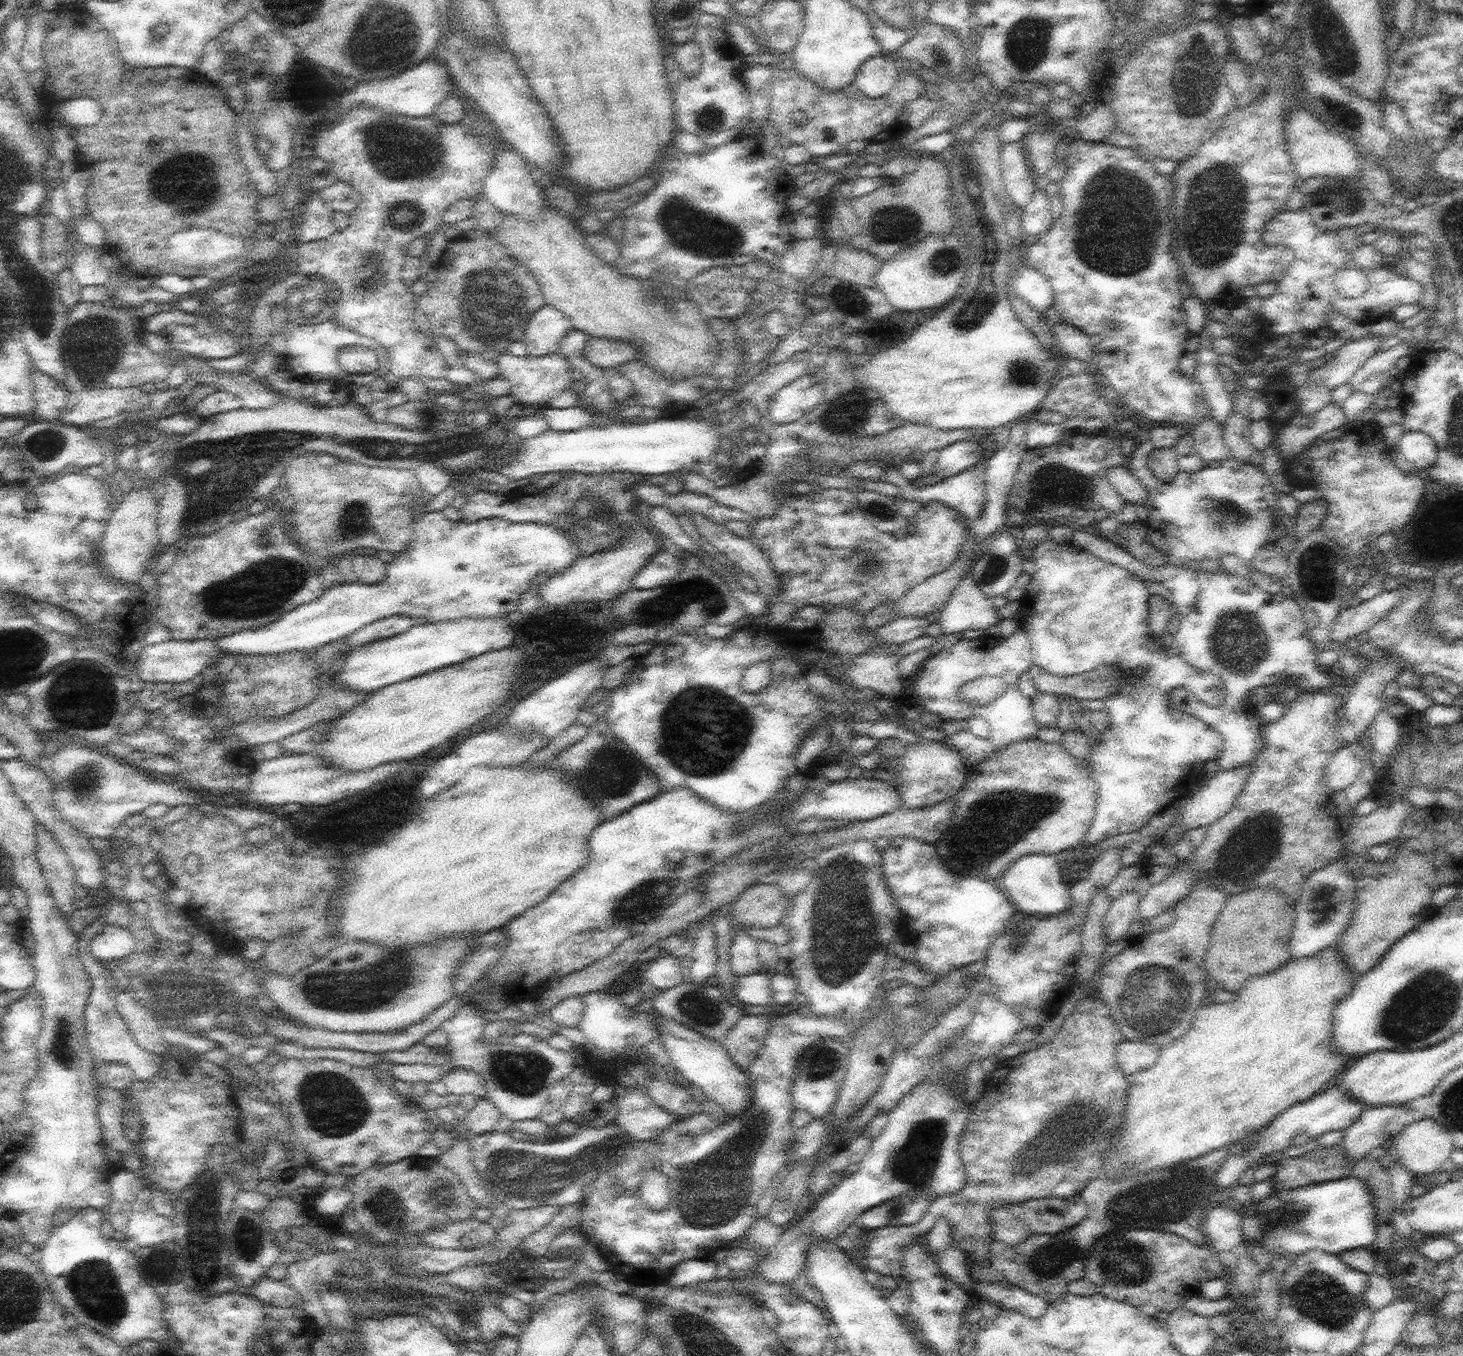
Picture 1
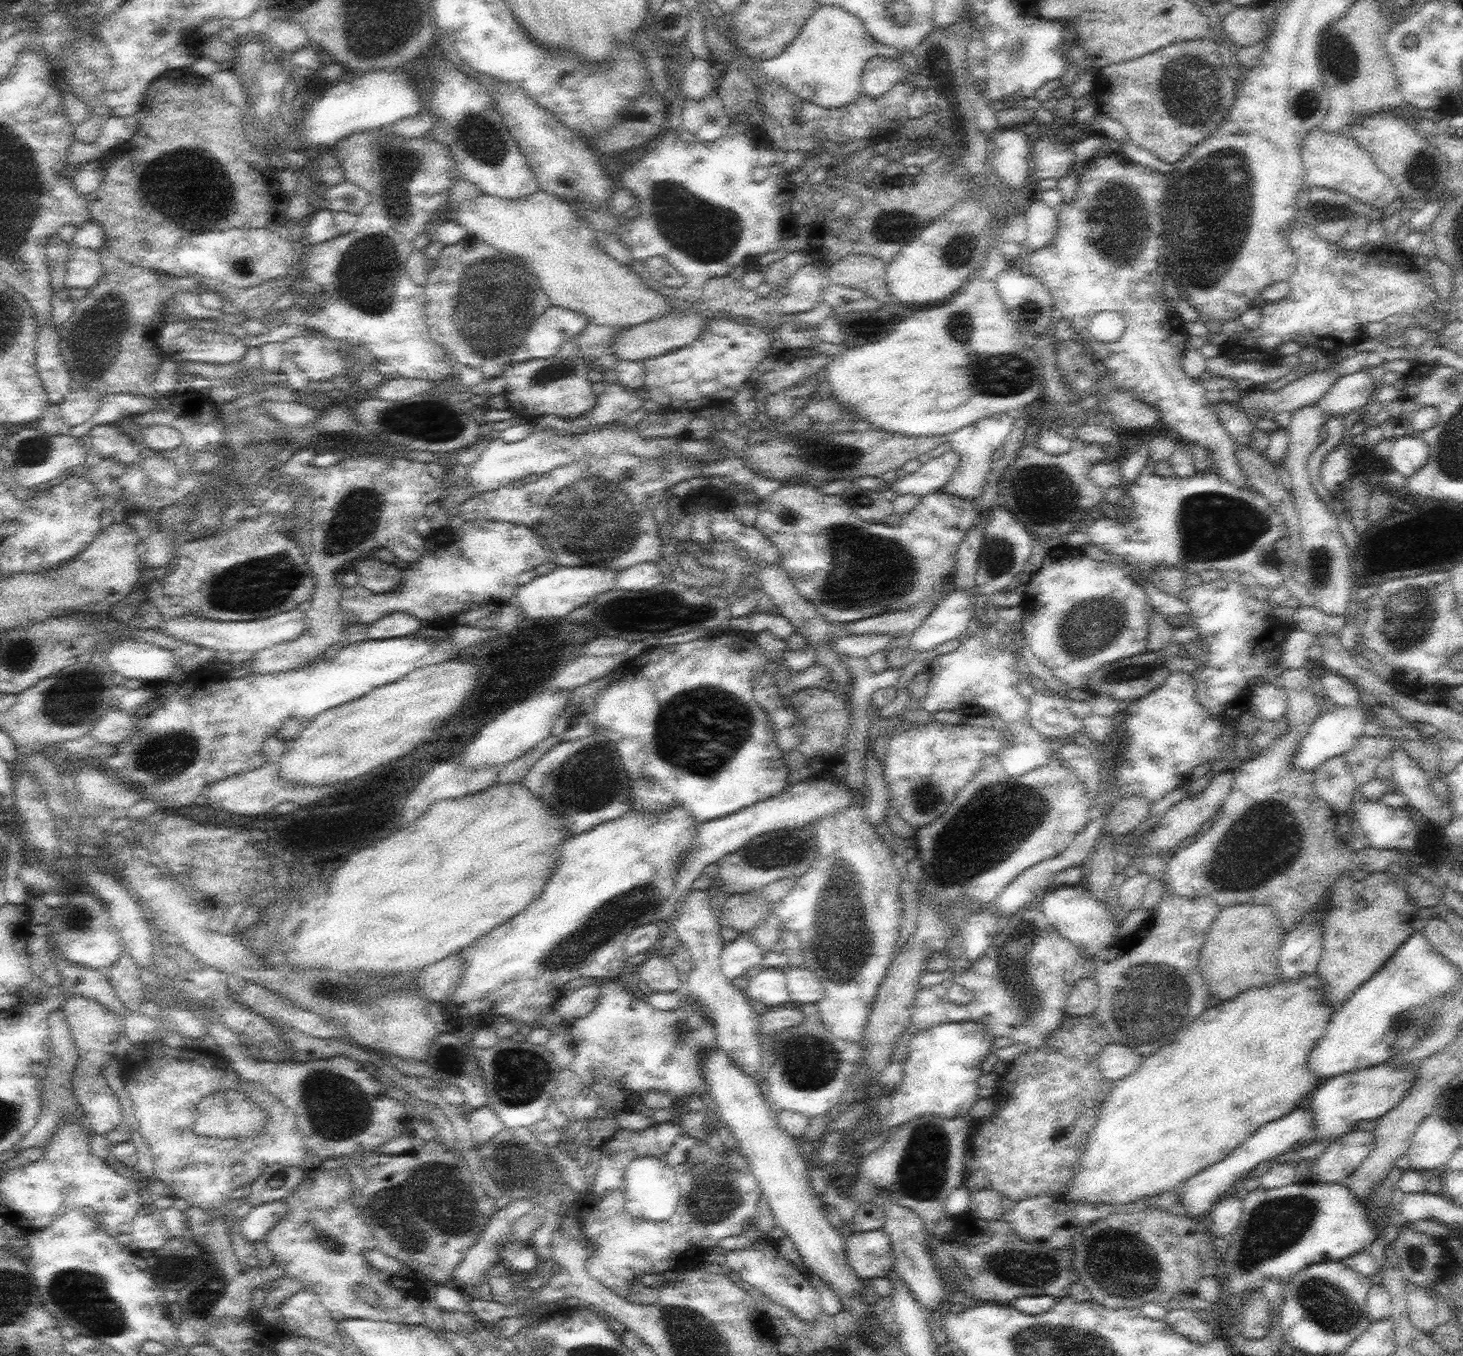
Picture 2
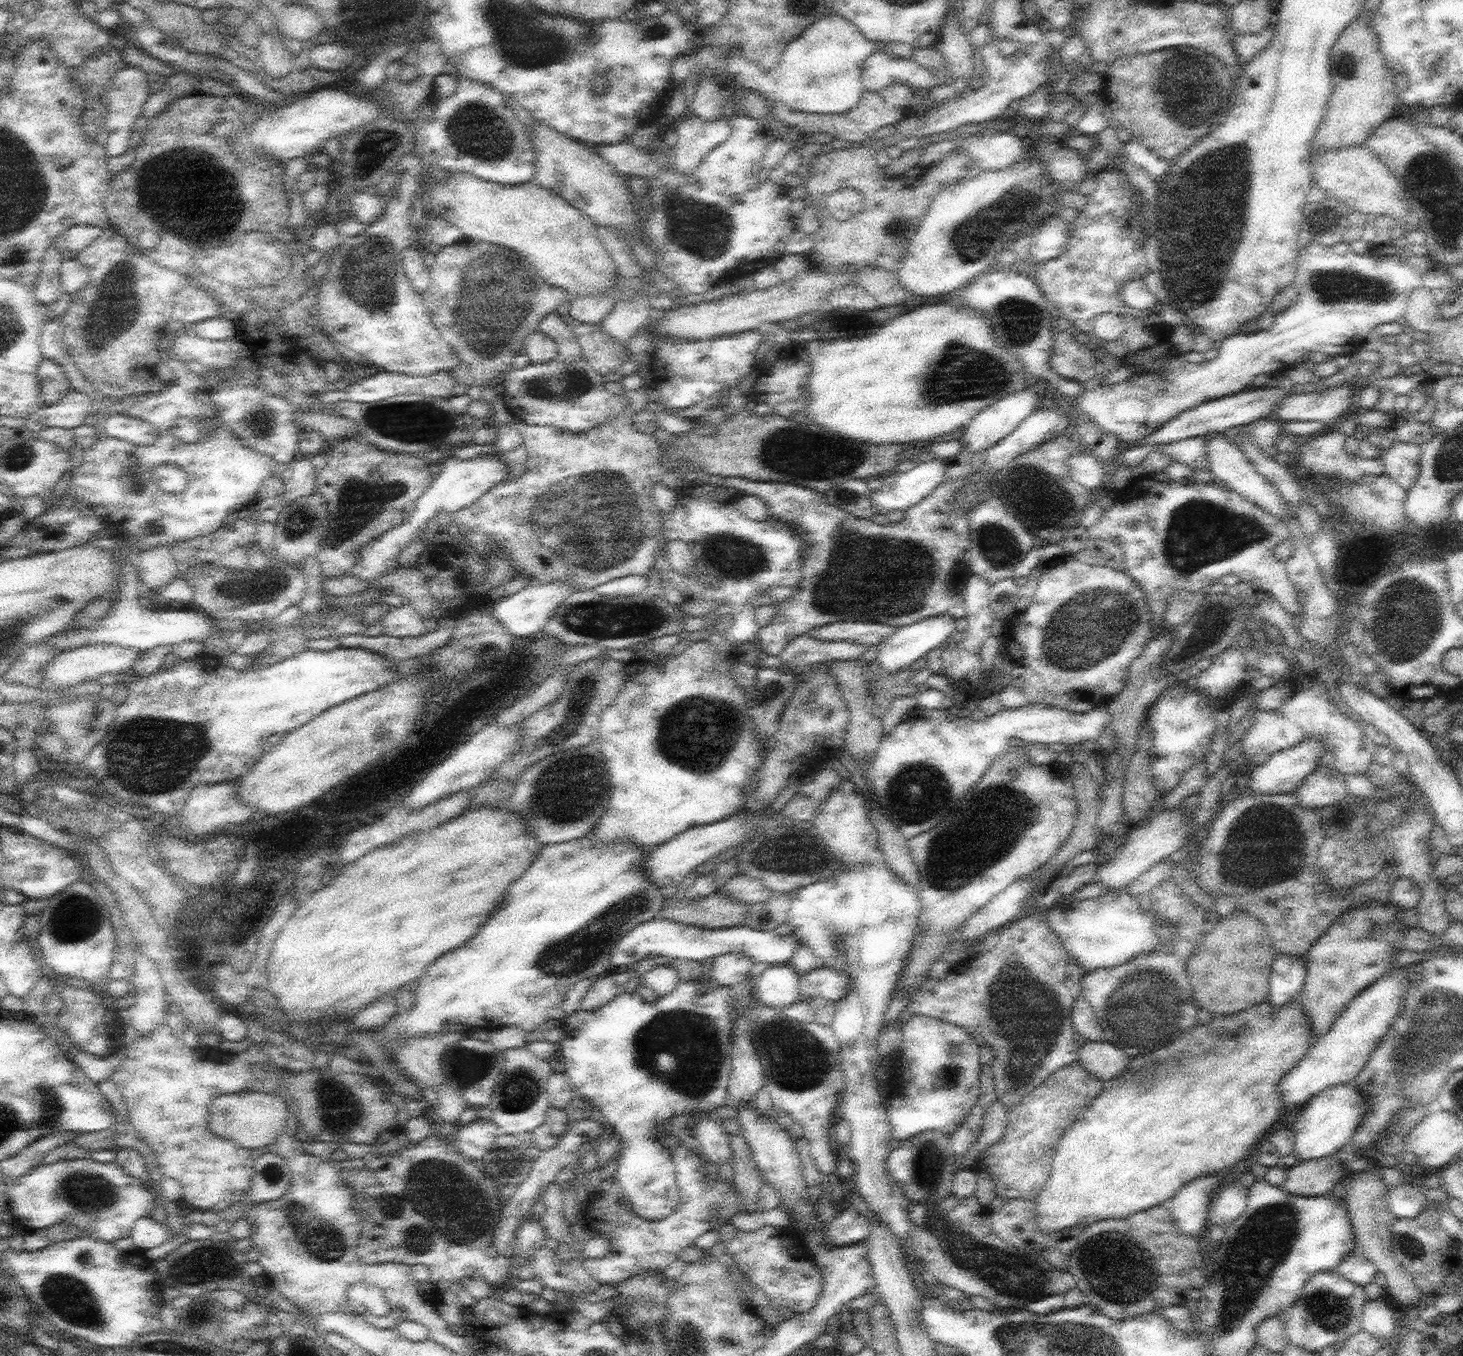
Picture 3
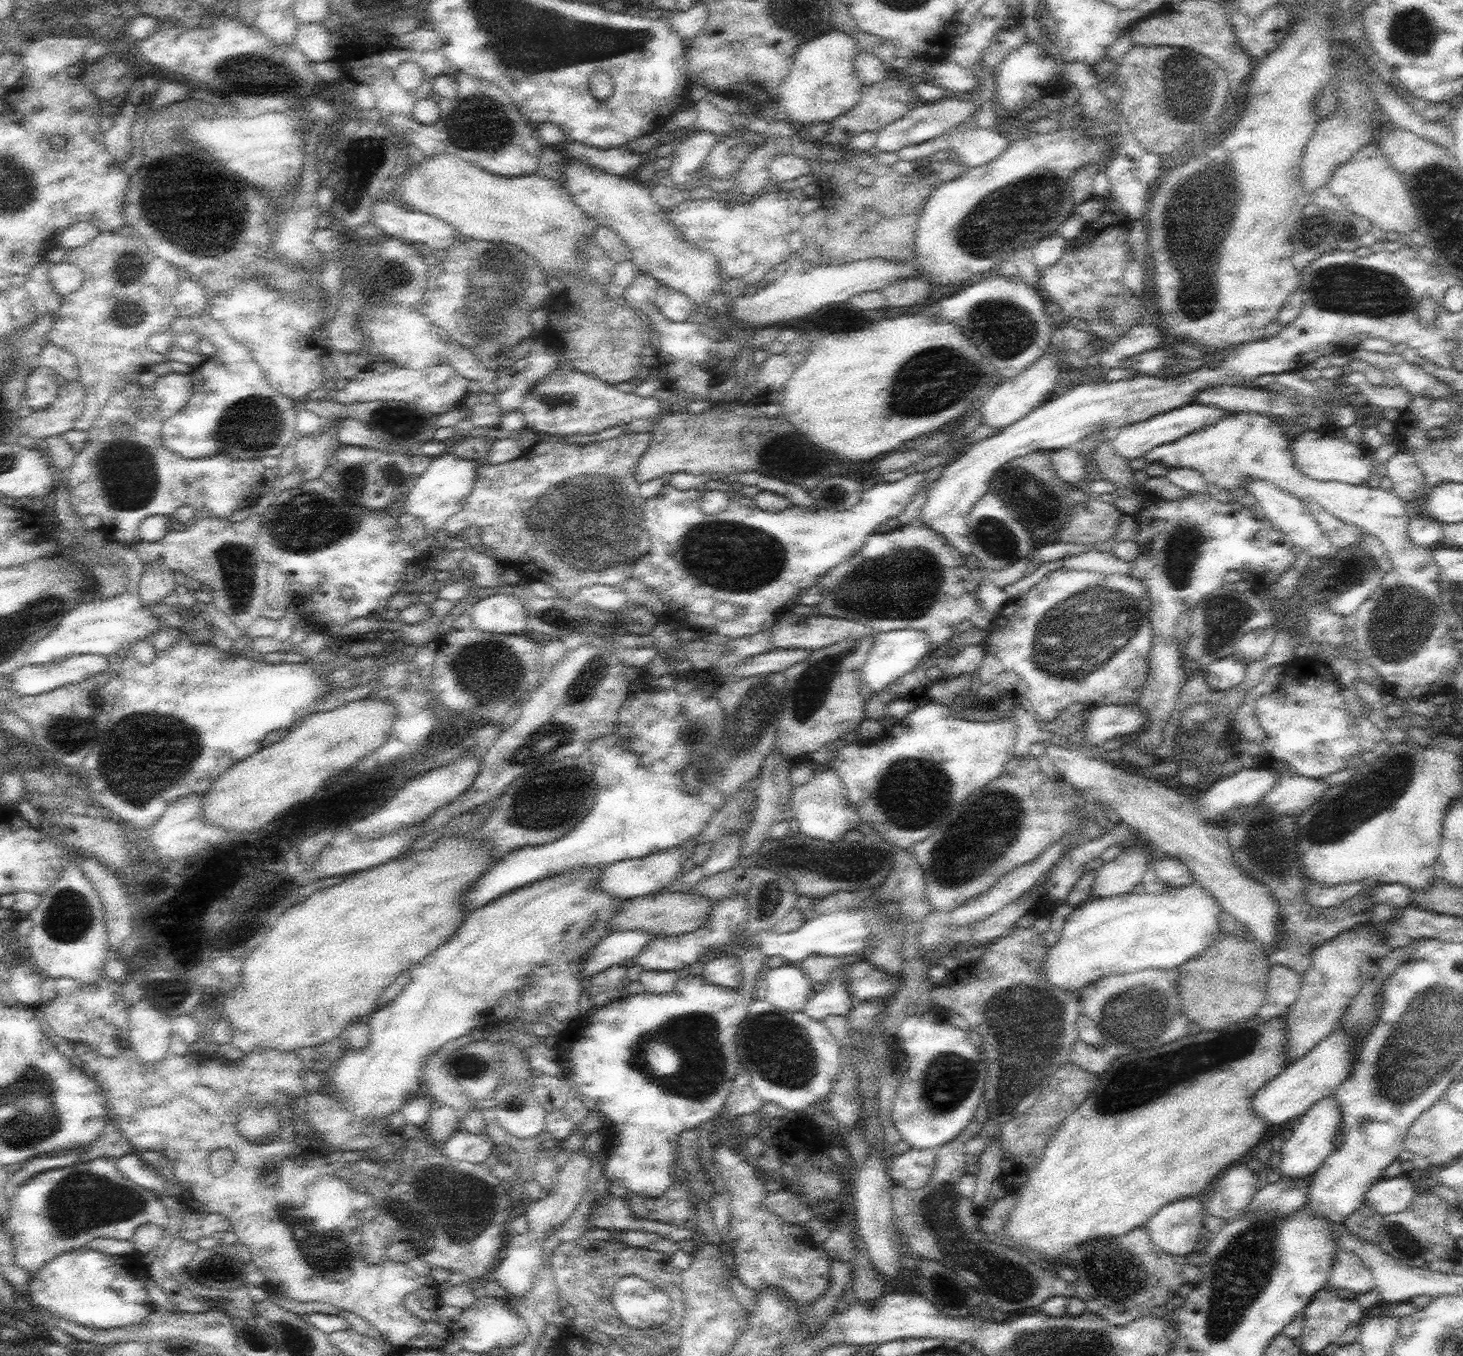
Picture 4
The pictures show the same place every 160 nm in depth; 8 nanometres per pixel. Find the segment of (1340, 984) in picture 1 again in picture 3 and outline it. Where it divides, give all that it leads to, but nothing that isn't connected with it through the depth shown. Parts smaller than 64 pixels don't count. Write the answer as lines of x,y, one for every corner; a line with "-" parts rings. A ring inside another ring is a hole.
1298,999
1280,1007
1272,1006
1266,1001
1240,1012
1214,1016
1211,1022
1196,1024
1190,1030
1182,1031
1178,1040
1172,1042
1170,1046
1156,1050
1152,1054
1131,1058
1128,1068
1114,1080
1105,1083
1098,1098
1066,1131
1055,1148
1050,1176
1047,1178
1042,1193
1036,1199
1036,1222
1042,1234
1054,1234
1054,1232
1062,1232
1068,1228
1072,1229
1072,1226
1078,1226
1088,1218
1091,1218
1092,1222
1106,1220
1106,1218
1112,1218
1112,1220
1130,1218
1132,1214
1150,1210
1172,1200
1187,1182
1210,1173
1217,1173
1222,1168
1234,1166
1236,1162
1249,1157
1258,1142
1265,1138
1268,1130
1274,1126
1283,1113
1283,1102
1279,1091
1282,1078
1308,1054
1315,1039
1309,1018

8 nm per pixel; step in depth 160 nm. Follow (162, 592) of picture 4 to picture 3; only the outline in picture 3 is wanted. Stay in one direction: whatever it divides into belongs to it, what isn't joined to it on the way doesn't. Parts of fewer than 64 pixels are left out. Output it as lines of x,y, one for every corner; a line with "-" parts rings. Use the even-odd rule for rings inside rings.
169,545
153,546
141,551
140,571
146,586
157,594
181,575

